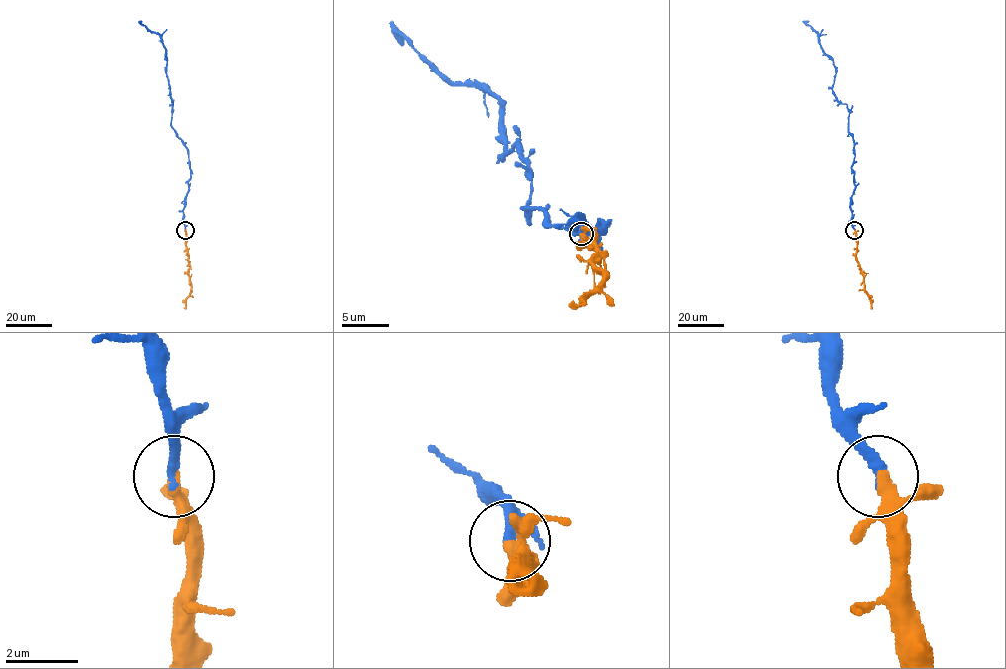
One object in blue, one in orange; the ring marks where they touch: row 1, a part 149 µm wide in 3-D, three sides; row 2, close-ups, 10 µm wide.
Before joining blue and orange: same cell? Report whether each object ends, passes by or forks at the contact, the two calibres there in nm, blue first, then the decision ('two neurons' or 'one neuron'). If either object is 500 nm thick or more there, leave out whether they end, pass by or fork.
blue ends | orange passes by | 300/260 nm | one neuron

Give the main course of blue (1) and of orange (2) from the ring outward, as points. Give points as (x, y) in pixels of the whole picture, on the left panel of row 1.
1: (185, 230), (188, 150), (170, 124), (173, 101), (166, 49), (161, 37), (139, 21)
2: (185, 230), (191, 291), (184, 307)

